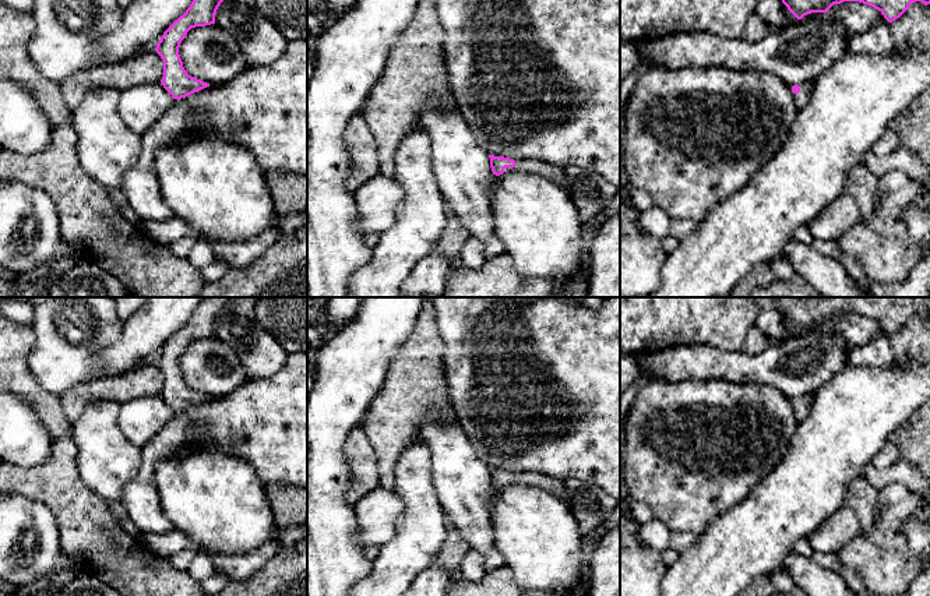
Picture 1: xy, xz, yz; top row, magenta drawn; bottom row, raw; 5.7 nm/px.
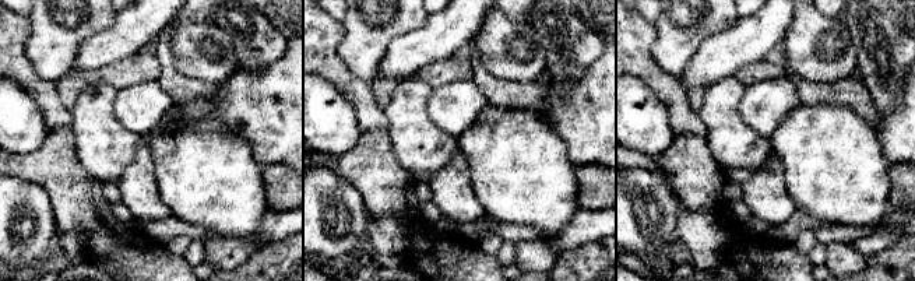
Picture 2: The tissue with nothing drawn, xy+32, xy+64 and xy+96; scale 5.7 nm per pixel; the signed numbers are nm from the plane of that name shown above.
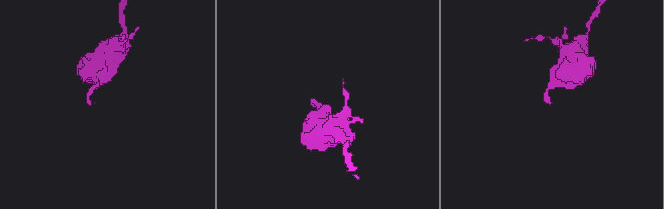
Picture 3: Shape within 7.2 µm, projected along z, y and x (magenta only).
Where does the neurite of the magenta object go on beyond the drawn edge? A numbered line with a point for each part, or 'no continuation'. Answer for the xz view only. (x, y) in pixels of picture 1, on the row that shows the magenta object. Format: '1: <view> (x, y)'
1: xz (555, 173)

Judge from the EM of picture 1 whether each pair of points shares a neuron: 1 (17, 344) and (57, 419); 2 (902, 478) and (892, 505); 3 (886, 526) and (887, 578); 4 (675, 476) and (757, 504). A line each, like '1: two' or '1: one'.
1: one
2: two
3: one
4: two

